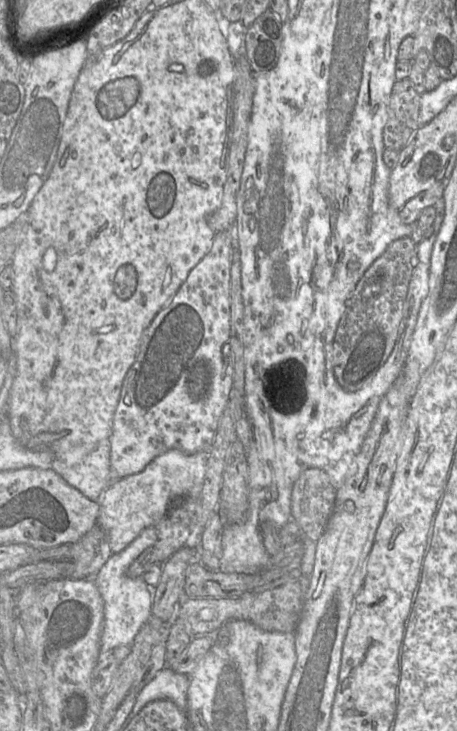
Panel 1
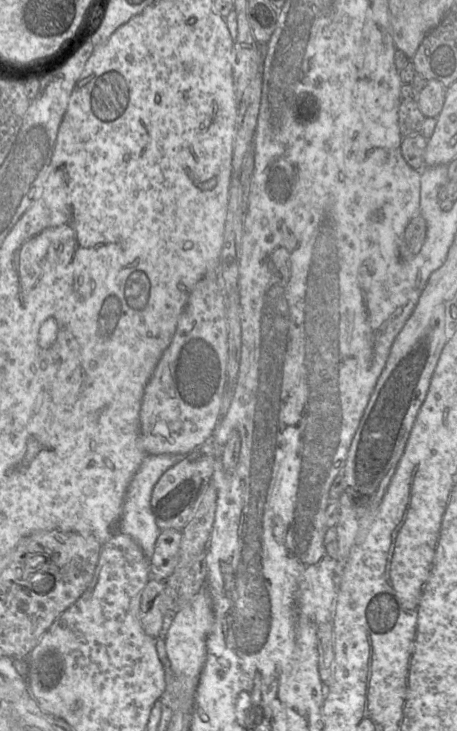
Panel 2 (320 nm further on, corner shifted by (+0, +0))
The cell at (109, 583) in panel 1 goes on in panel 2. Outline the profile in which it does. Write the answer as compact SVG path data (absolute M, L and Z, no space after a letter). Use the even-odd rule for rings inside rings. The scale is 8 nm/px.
M177 454L146 455L127 486L117 531L134 539L149 560L162 532L158 528L151 510L153 488L164 472L176 465L184 456Z

